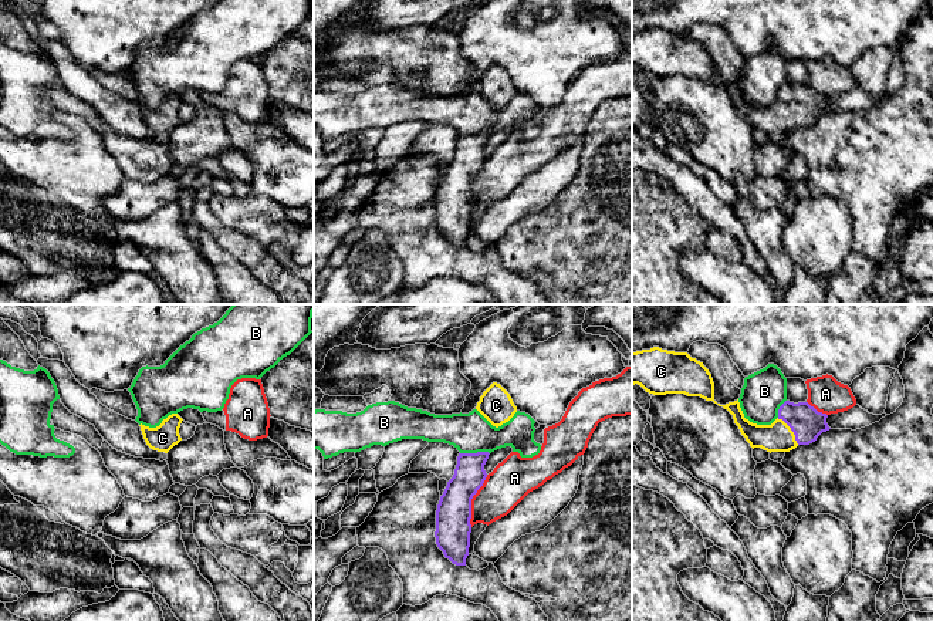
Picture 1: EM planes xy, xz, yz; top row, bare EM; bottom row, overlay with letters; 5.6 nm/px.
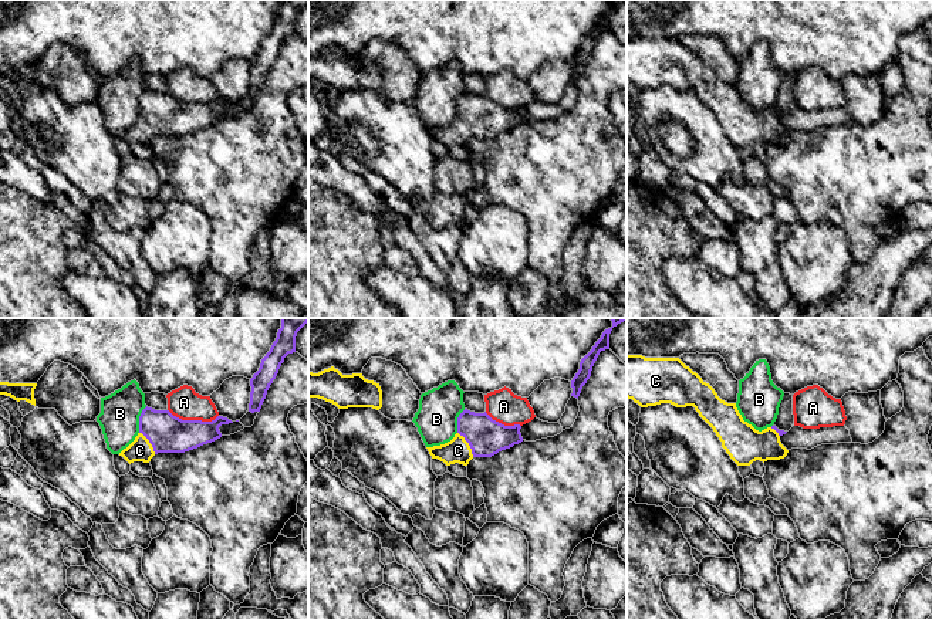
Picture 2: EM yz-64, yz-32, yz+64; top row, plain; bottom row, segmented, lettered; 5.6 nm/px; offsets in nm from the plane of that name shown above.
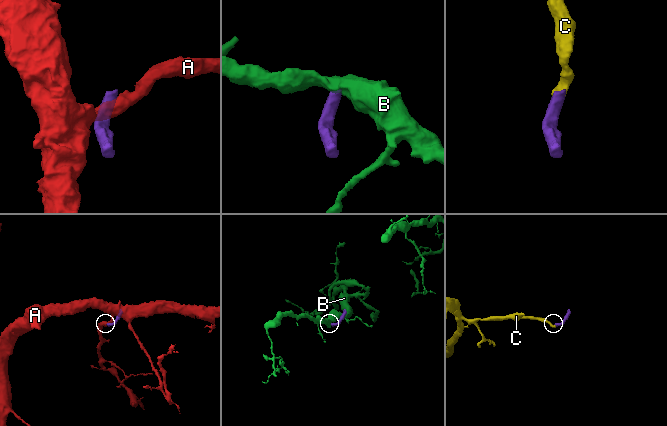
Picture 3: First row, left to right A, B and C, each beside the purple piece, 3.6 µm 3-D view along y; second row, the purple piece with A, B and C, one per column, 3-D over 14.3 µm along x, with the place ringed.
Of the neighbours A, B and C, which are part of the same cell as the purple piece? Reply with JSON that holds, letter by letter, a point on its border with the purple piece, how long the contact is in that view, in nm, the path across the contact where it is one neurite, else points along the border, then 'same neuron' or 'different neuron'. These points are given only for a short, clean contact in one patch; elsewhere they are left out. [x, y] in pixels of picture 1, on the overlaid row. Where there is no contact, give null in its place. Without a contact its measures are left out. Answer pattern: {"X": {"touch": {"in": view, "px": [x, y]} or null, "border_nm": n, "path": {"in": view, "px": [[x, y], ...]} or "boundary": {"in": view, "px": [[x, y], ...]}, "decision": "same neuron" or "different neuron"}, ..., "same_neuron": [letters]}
{"A": {"touch": {"in": "xz", "px": [470, 500]}, "border_nm": 320, "boundary": {"in": "xz", "px": [[487, 475], [472, 499], [470, 526]]}, "decision": "different neuron"}, "B": {"touch": {"in": "xz", "px": [475, 454]}, "border_nm": 170, "boundary": {"in": "xz", "px": [[489, 452], [460, 454]]}, "decision": "different neuron"}, "C": {"touch": {"in": "yz", "px": [791, 429]}, "border_nm": 200, "path": {"in": "yz", "px": [[807, 424], [797, 424], [791, 429], [777, 436]]}, "decision": "same neuron"}, "same_neuron": ["C"]}

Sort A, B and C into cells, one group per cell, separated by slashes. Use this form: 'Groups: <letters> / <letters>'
Groups: A / B / C

